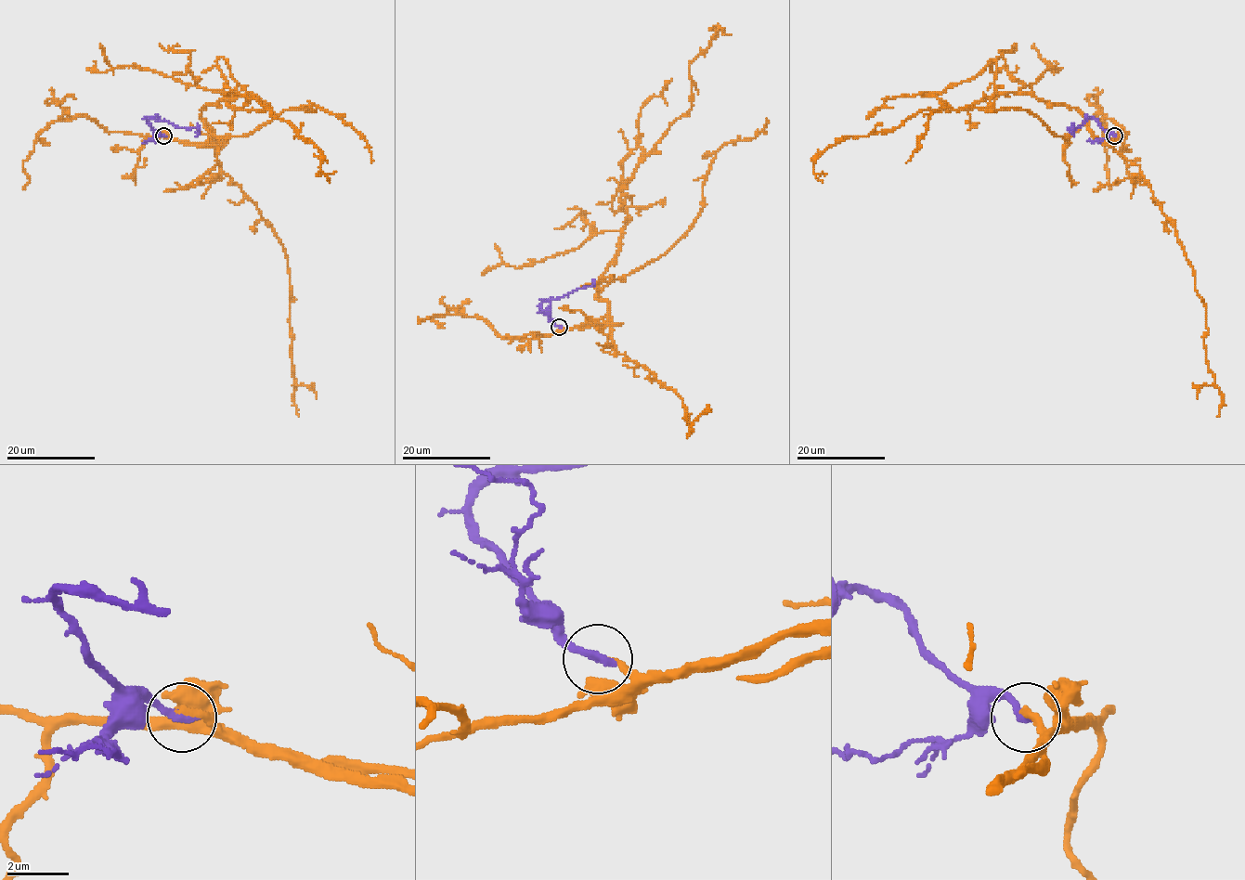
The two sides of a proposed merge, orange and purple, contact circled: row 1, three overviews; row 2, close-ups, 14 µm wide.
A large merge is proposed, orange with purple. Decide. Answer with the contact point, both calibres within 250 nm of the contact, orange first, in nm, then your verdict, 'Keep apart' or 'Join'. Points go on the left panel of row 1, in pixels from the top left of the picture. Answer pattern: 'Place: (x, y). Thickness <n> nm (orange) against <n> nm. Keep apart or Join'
Place: (163, 135). Thickness 220 nm (orange) against 280 nm. Keep apart

